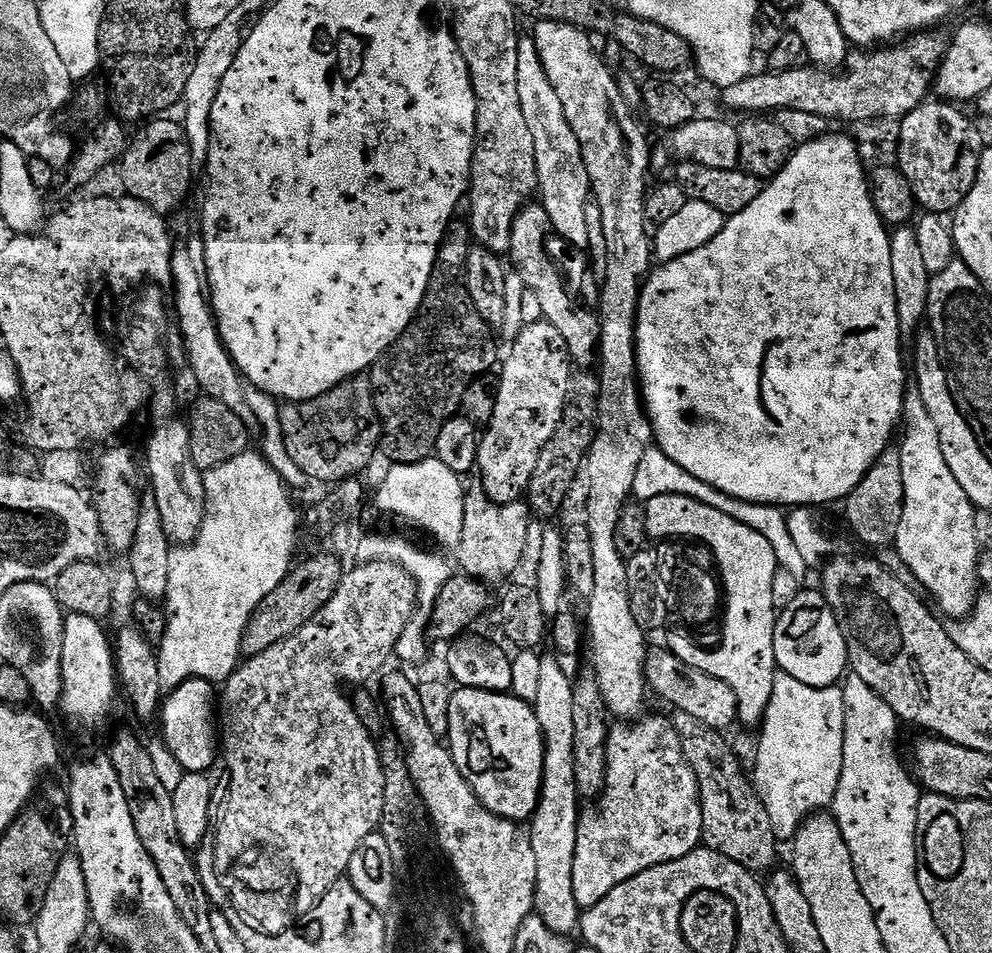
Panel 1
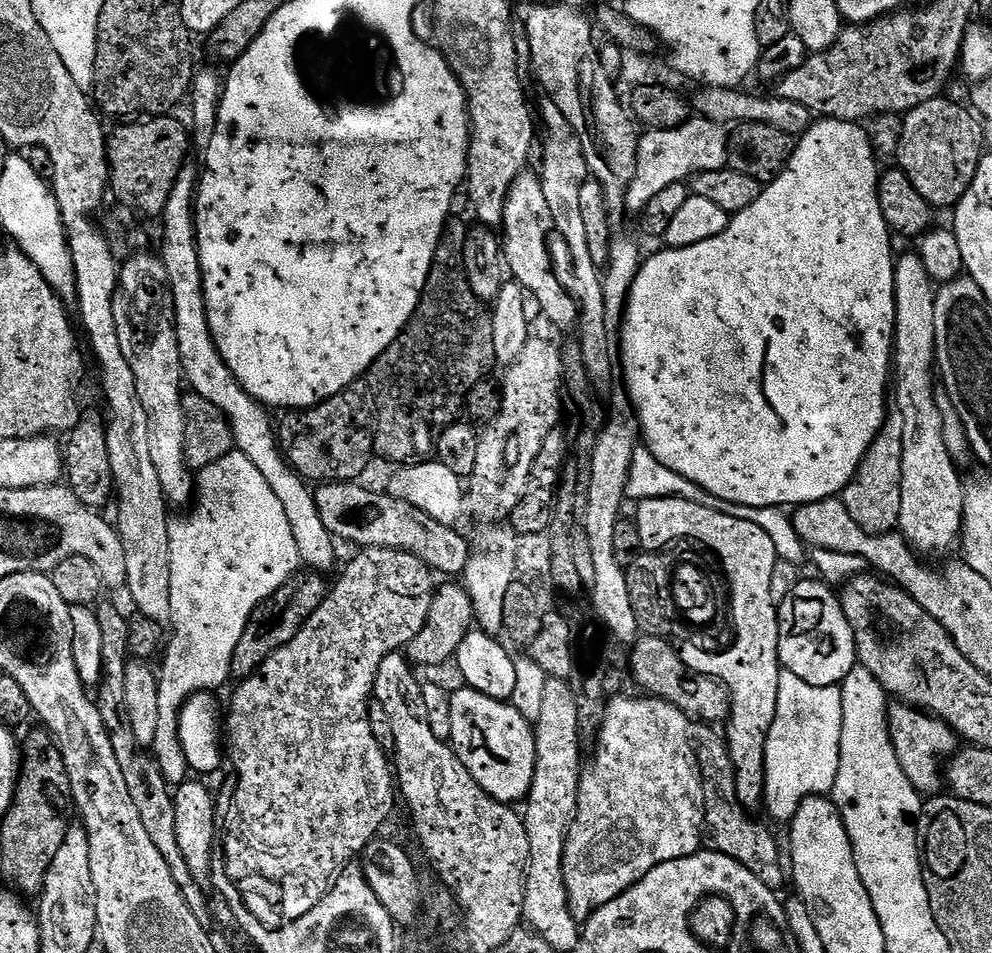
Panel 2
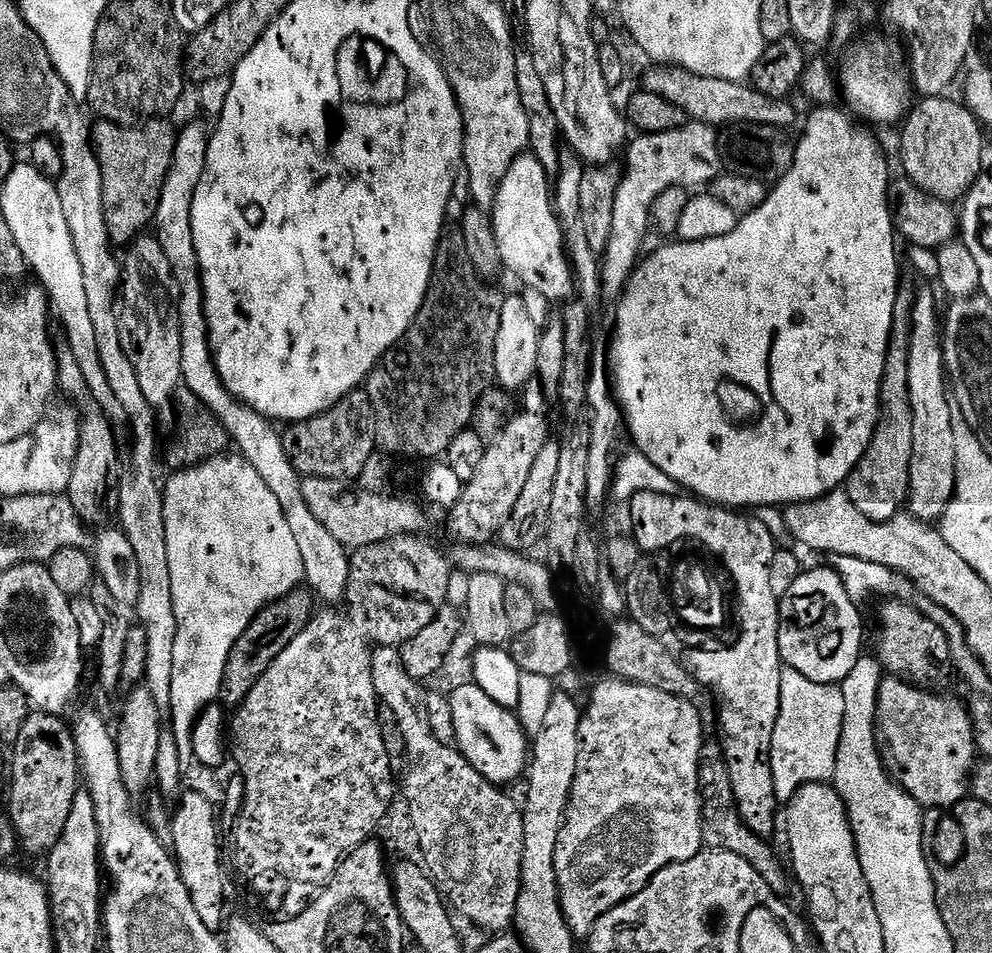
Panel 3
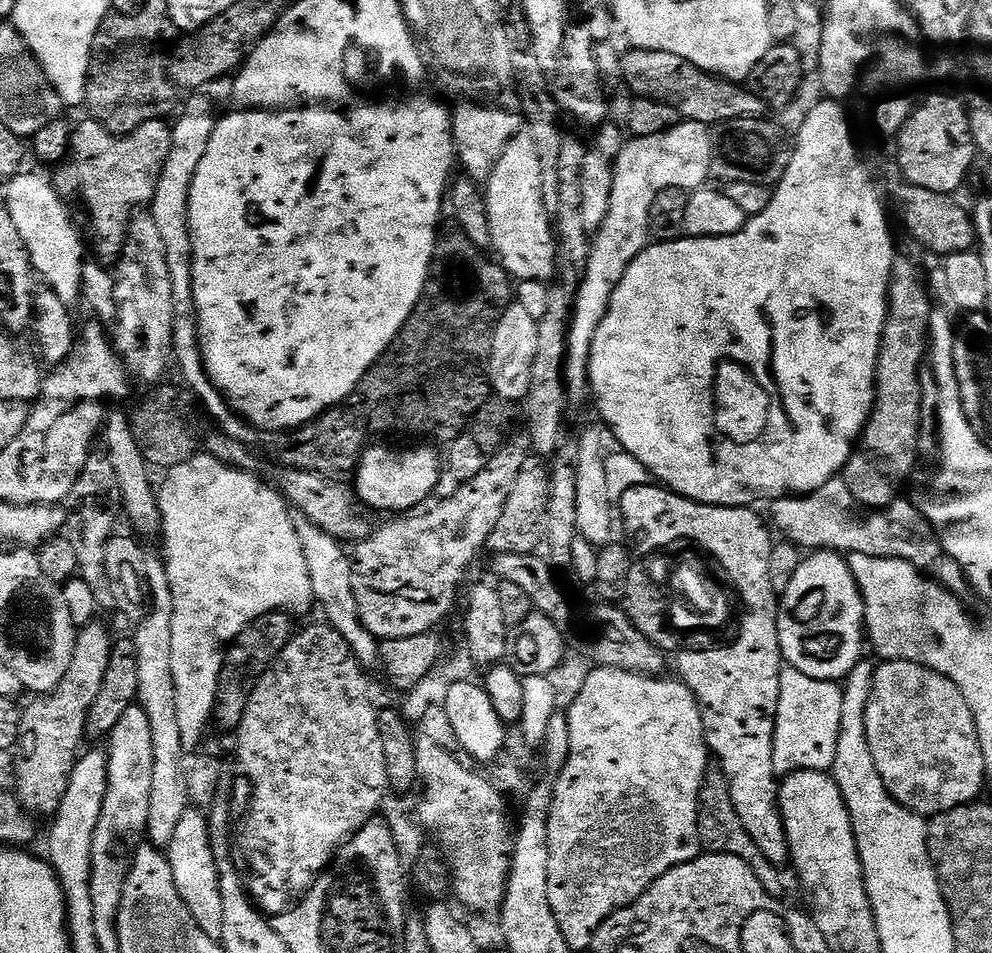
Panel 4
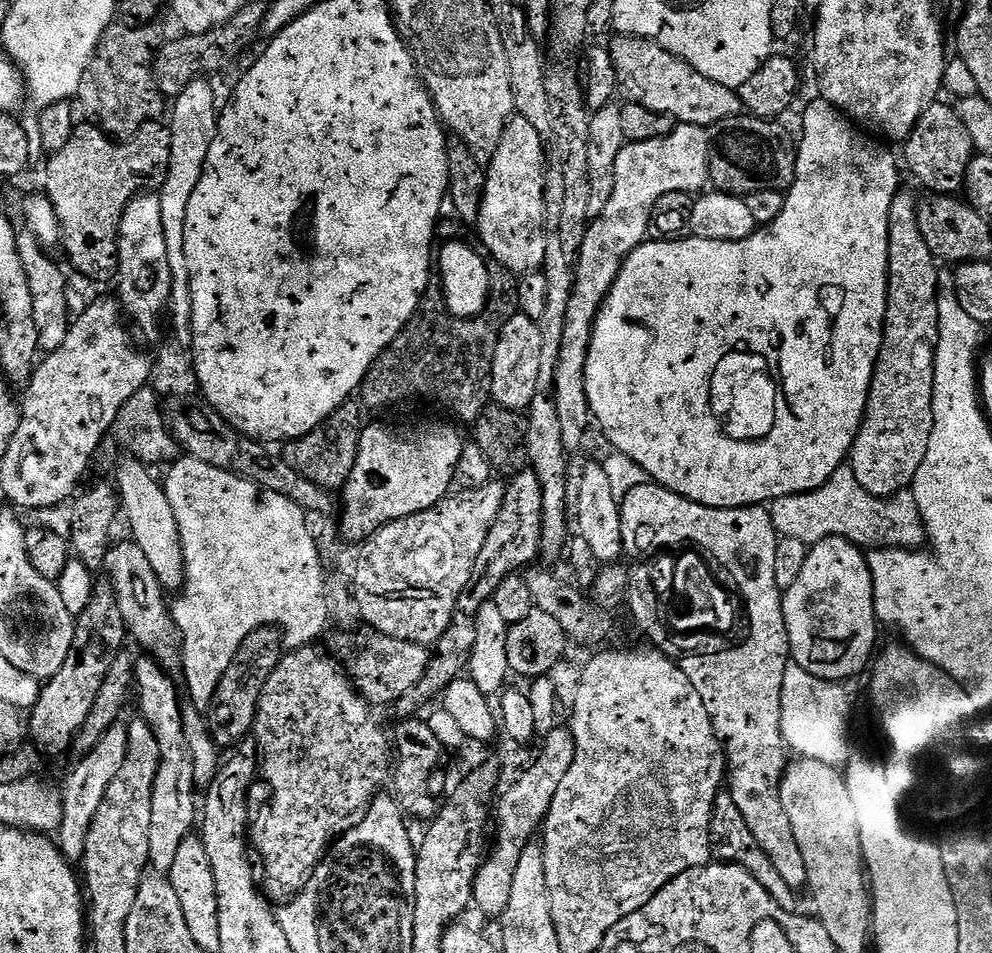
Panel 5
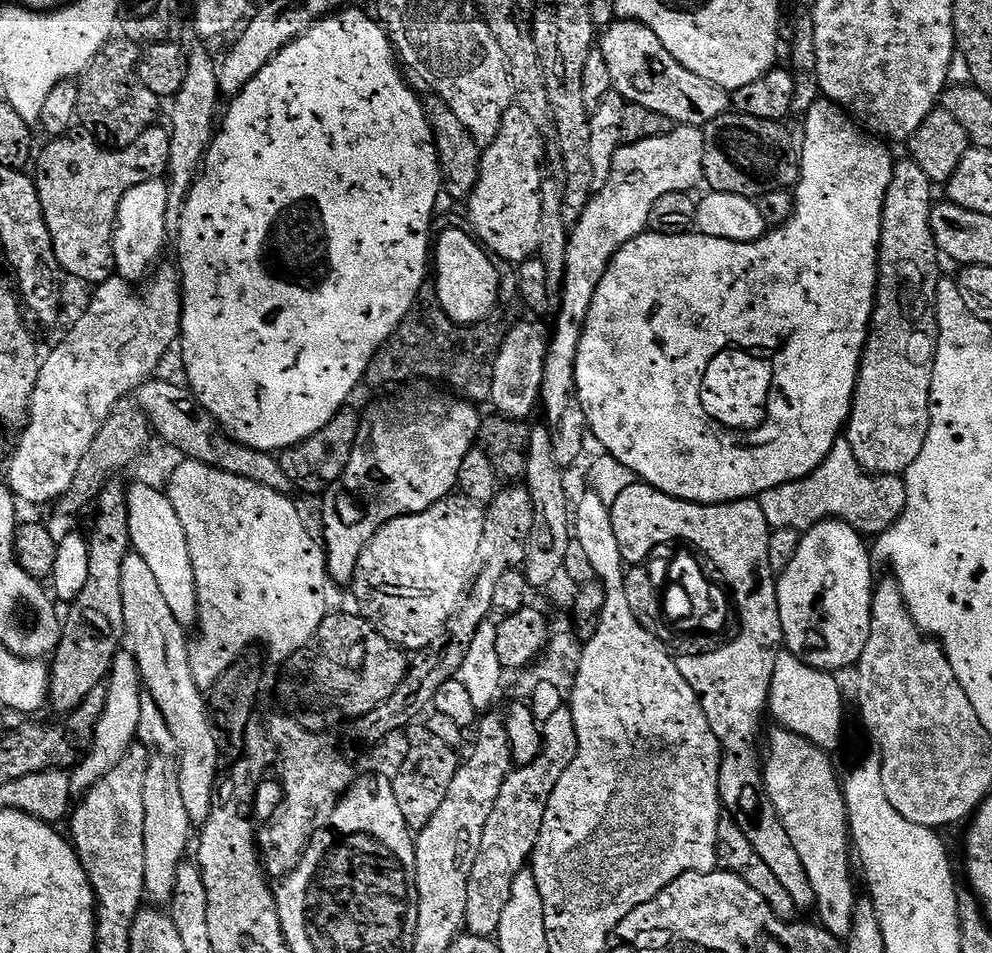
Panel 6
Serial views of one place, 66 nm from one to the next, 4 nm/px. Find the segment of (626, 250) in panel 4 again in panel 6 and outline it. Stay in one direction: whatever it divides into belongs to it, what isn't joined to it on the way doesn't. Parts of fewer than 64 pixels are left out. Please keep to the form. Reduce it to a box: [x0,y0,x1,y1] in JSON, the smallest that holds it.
[539,126,704,470]

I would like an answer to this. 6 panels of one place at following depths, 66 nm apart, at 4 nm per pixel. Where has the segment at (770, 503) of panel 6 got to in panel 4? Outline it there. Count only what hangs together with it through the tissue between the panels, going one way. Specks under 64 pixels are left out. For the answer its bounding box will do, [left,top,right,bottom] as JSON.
[770,478,969,594]

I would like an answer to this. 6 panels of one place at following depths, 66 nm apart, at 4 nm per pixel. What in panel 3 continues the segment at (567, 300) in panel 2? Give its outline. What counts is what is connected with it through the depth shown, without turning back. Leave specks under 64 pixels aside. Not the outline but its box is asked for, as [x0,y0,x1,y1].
[490,155,574,301]

